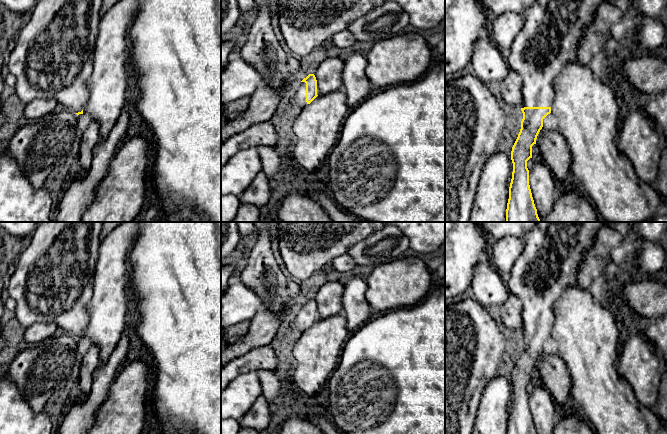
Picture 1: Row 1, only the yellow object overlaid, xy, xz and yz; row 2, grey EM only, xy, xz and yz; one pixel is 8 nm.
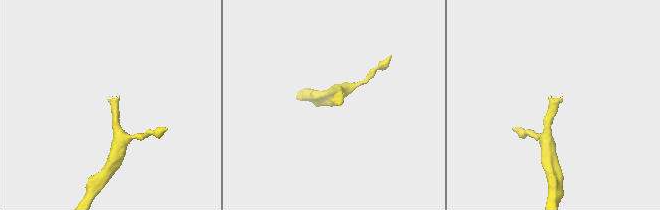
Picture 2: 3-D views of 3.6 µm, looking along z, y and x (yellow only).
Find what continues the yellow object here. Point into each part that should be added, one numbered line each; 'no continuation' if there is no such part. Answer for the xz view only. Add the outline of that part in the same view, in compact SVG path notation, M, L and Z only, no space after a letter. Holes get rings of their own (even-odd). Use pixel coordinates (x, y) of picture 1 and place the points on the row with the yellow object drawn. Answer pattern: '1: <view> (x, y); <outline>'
1: xz (298, 97); M300 82L293 93L290 95L289 99L290 101L298 108L298 110L304 108L307 106L306 102L306 83Z

